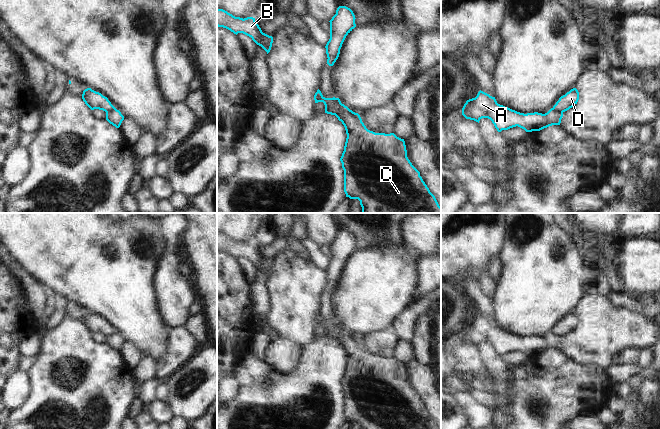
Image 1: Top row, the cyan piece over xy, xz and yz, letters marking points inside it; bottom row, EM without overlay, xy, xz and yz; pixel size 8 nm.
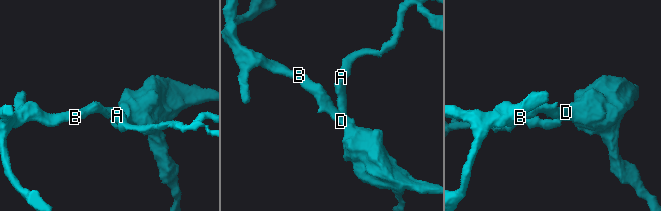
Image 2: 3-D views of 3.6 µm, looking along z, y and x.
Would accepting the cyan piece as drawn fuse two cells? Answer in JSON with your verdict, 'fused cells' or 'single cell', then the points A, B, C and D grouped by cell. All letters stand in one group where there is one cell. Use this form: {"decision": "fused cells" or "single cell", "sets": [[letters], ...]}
{"decision": "fused cells", "sets": [["A"], ["B", "C", "D"]]}

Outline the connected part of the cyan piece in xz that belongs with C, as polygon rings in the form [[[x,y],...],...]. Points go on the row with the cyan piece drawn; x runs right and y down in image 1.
[[[318,89],[315,103],[323,102],[325,113],[335,115],[345,127],[347,138],[340,158],[344,170],[344,192],[358,199],[362,213],[441,213],[435,196],[407,157],[404,139],[394,133],[375,133],[366,128],[358,113],[333,98],[325,98]]]

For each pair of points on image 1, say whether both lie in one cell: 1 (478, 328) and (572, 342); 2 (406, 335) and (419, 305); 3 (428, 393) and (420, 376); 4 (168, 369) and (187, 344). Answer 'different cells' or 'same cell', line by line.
1: same cell
2: same cell
3: same cell
4: same cell

